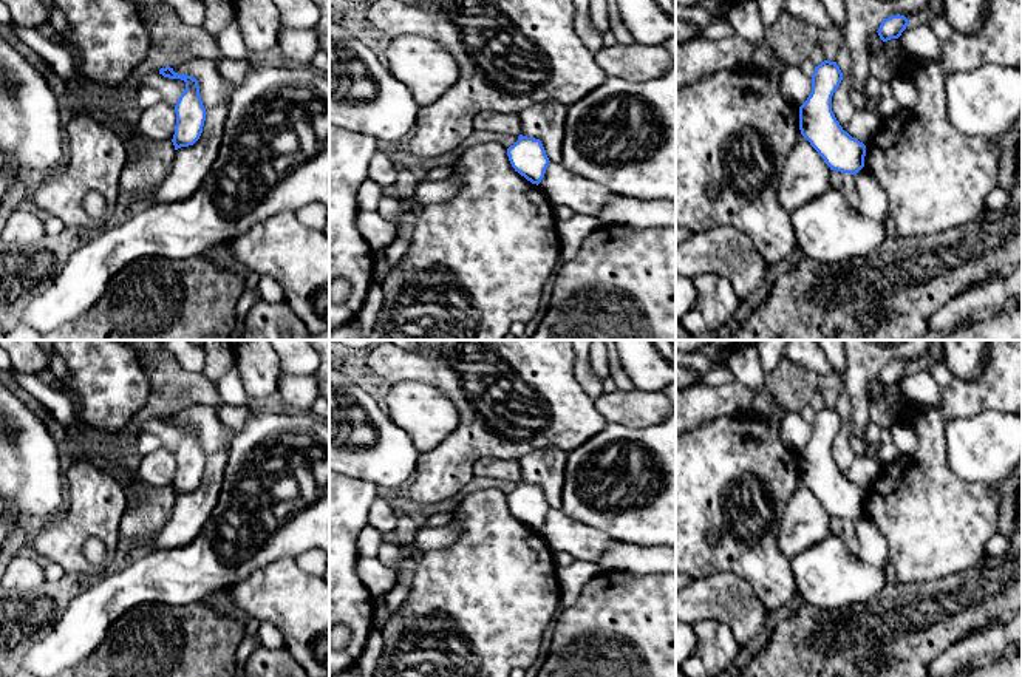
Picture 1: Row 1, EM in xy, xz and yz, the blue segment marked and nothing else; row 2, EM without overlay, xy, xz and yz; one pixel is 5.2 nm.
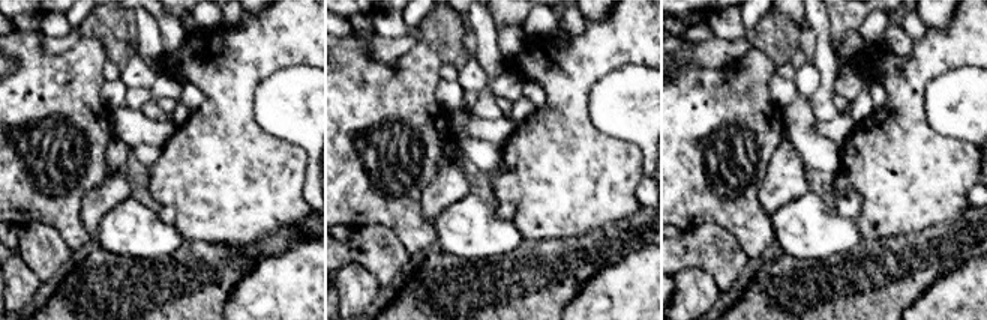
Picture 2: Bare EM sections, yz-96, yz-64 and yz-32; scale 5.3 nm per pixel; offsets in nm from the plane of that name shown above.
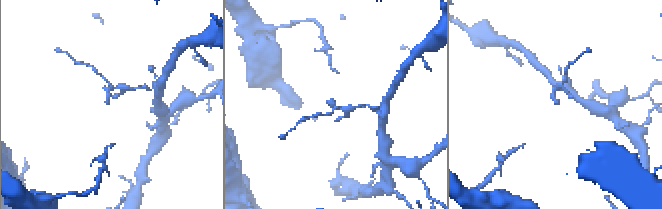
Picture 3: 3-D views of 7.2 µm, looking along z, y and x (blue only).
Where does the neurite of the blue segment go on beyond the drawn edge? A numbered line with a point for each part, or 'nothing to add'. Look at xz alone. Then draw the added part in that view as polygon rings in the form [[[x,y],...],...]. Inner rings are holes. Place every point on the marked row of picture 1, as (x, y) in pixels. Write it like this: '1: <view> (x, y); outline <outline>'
nothing to add

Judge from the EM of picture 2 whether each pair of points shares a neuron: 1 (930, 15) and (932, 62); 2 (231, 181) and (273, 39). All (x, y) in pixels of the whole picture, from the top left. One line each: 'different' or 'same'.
1: different
2: same

